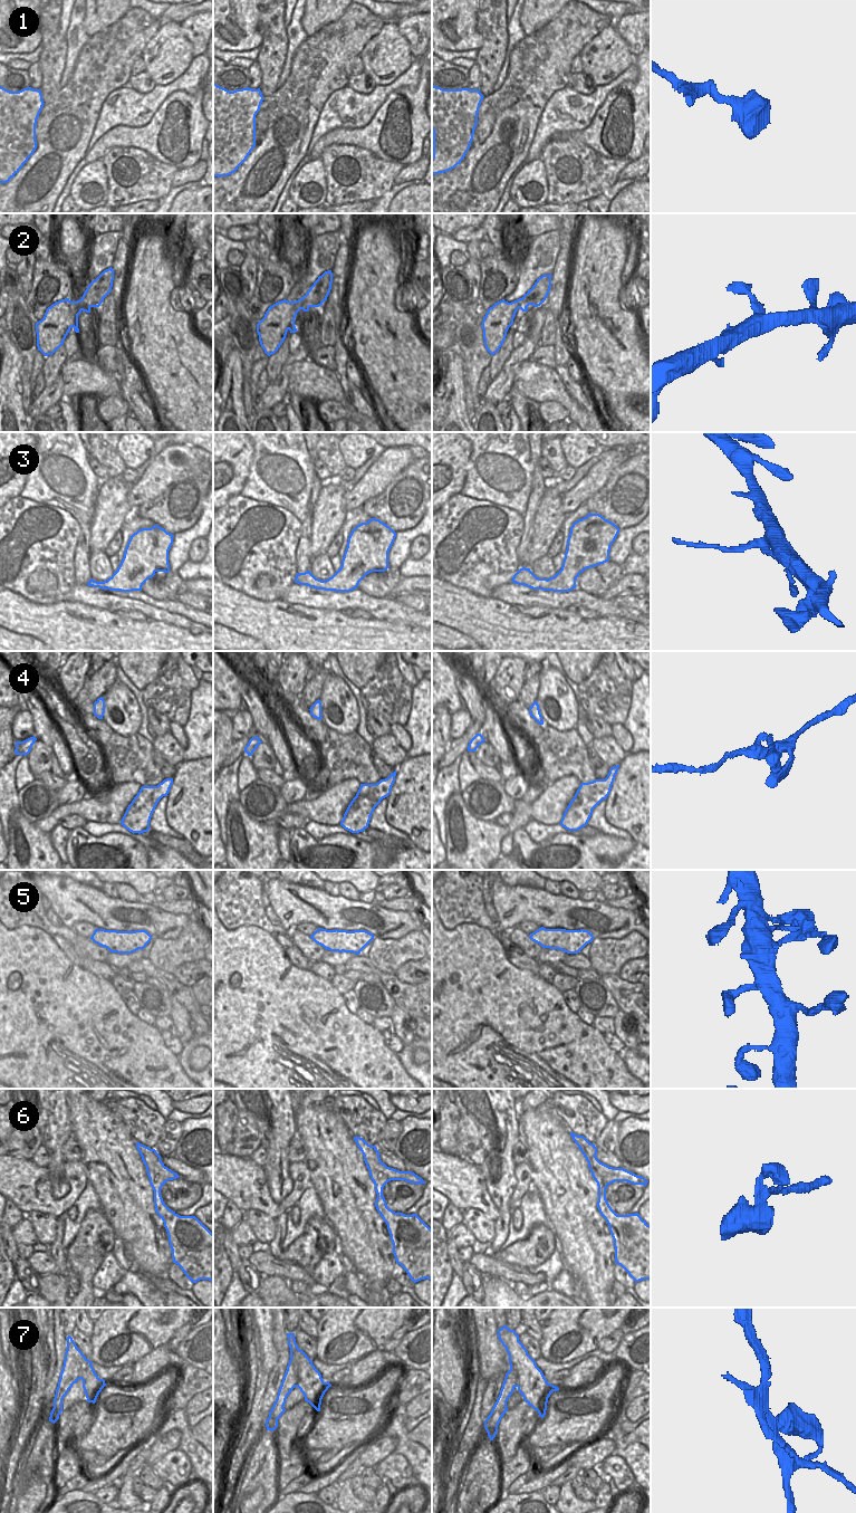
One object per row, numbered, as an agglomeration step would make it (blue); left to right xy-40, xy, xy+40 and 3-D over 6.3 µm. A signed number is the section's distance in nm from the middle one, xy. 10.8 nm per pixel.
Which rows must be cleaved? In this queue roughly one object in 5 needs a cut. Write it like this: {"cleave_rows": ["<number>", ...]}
{"cleave_rows": ["1", "2", "3", "7"]}

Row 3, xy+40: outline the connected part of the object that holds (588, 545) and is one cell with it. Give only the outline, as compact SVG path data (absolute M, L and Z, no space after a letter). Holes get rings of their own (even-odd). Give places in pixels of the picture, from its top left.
M588 514L570 527L561 569L542 591L569 592L585 569L609 561L609 550L619 528L599 514Z

